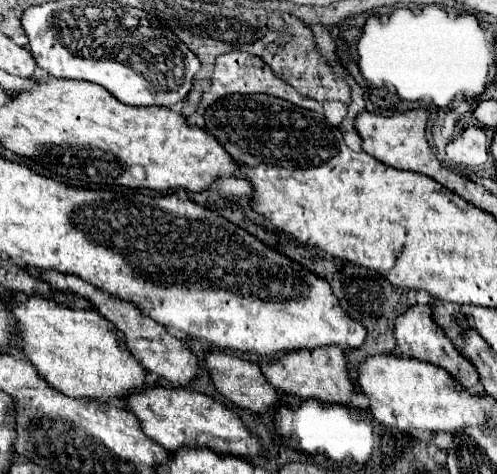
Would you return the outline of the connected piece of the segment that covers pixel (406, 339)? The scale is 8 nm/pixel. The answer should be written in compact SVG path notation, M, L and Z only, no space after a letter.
M412 306L408 312L400 314L394 322L394 338L396 338L396 344L400 348L400 352L404 356L412 356L412 358L418 358L418 360L424 360L424 362L430 362L434 366L440 366L444 368L446 372L452 374L452 378L462 384L464 388L472 390L474 386L478 386L480 382L480 376L476 372L476 368L470 364L468 358L464 358L456 348L454 344L446 338L446 334L442 332L442 328L438 328L430 316L430 306Z

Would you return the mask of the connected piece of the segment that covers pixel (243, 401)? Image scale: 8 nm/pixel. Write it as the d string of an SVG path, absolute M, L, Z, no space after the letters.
M212 350L206 354L206 368L210 370L214 388L240 408L250 408L252 412L266 412L270 408L276 408L280 402L278 390L272 388L270 382L262 376L260 366L256 362L248 362L238 356L222 354L220 350Z

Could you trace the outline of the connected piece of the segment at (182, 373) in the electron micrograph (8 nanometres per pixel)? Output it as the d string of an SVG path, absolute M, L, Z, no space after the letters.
M38 270L36 276L40 280L46 280L50 284L50 288L54 288L54 290L70 290L70 292L86 298L94 310L98 310L106 320L110 320L118 328L118 332L124 334L126 348L150 374L166 378L174 386L188 386L198 376L198 360L188 350L188 346L180 338L168 334L164 326L150 320L150 316L138 312L138 308L134 308L134 304L118 300L116 296L110 296L110 294L102 292L100 288L94 288L92 284L78 280L78 276L70 276L70 274L62 274L62 272L54 272L54 270Z

